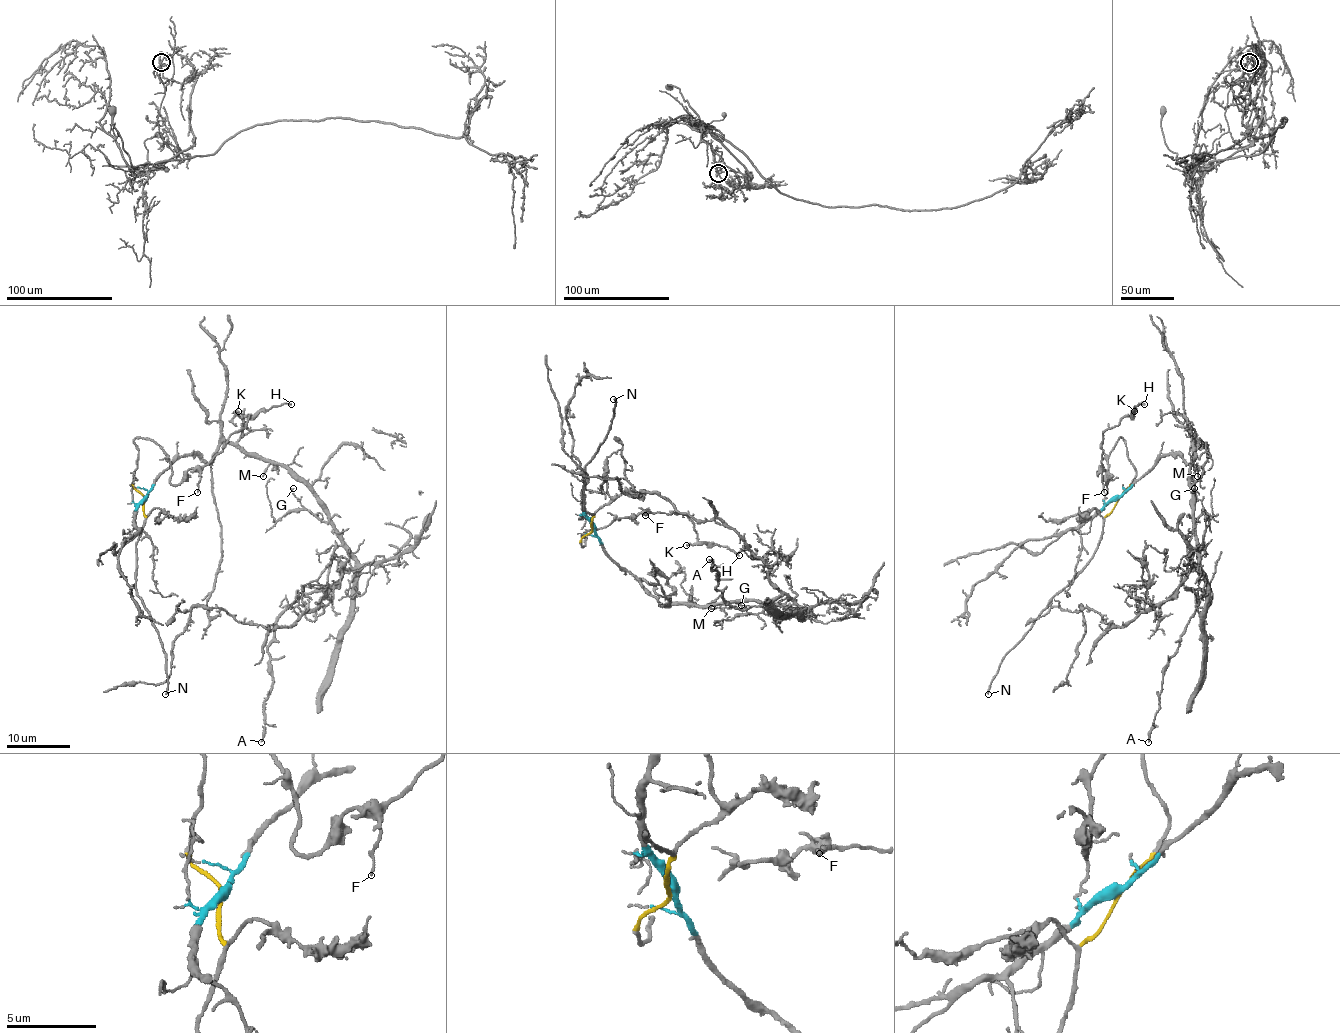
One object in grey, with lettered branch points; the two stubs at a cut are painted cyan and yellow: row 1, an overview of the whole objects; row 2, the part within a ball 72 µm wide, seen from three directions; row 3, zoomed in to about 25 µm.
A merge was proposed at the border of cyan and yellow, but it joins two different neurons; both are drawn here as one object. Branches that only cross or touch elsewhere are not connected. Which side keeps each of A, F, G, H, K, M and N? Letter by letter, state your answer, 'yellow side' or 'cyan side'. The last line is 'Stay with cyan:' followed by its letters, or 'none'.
A: cyan side
F: yellow side
G: cyan side
H: yellow side
K: yellow side
M: cyan side
N: yellow side
Stay with cyan: A, G, M

